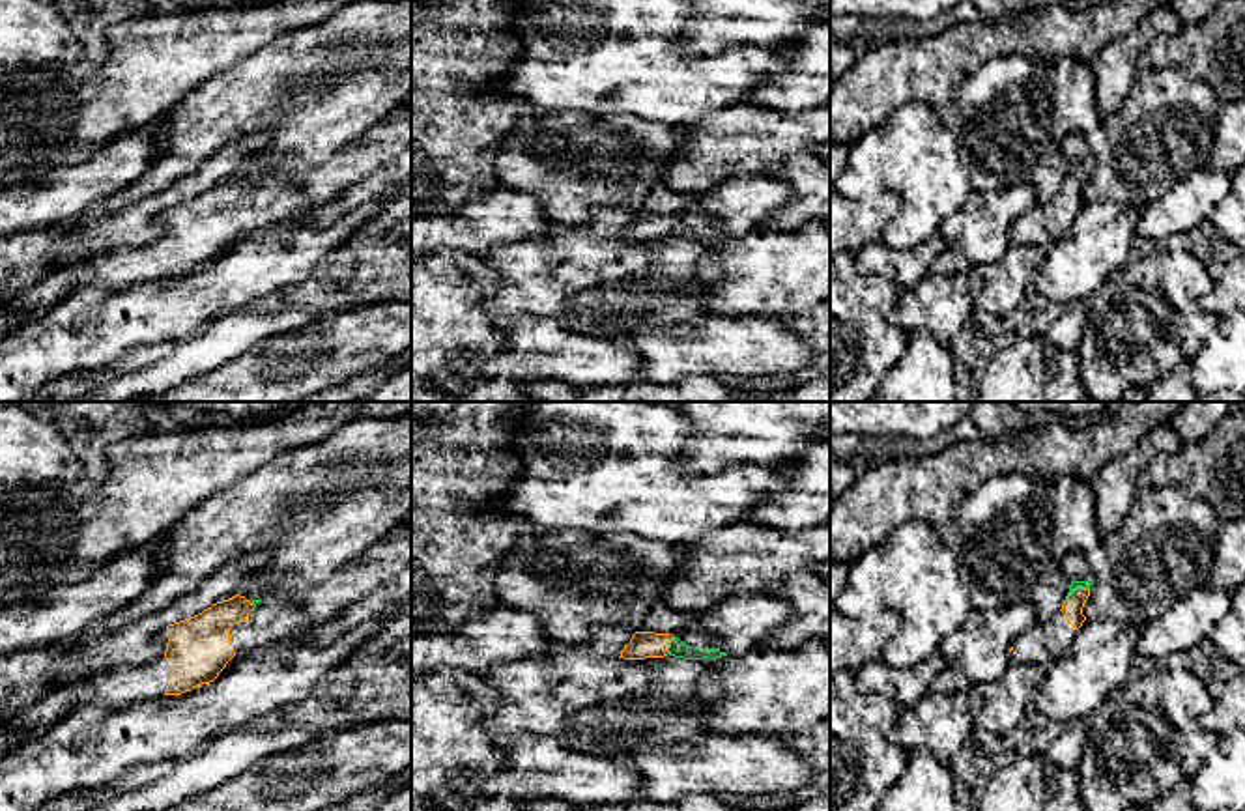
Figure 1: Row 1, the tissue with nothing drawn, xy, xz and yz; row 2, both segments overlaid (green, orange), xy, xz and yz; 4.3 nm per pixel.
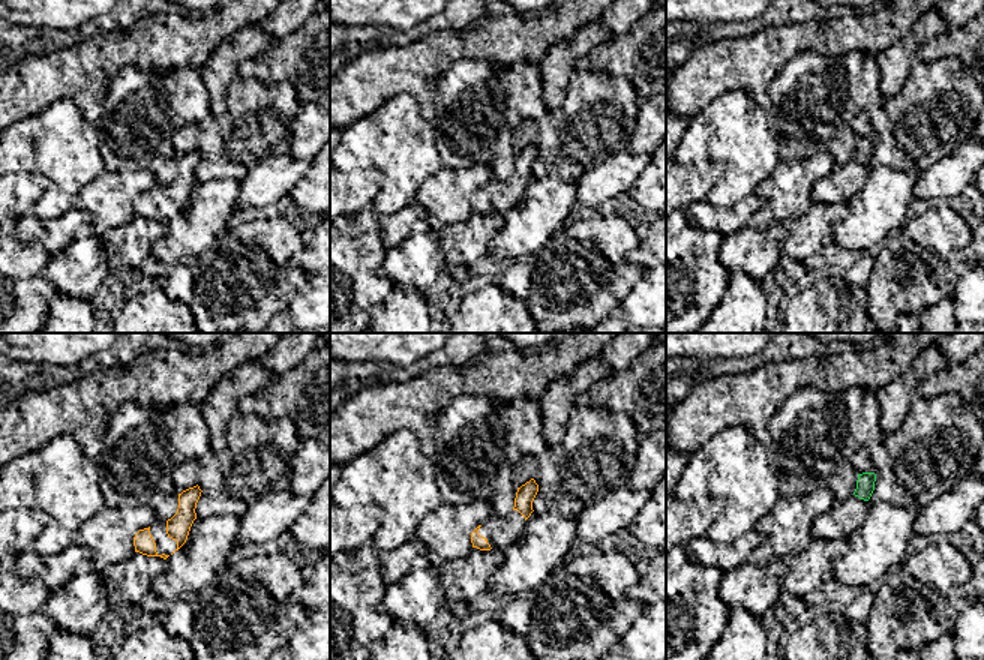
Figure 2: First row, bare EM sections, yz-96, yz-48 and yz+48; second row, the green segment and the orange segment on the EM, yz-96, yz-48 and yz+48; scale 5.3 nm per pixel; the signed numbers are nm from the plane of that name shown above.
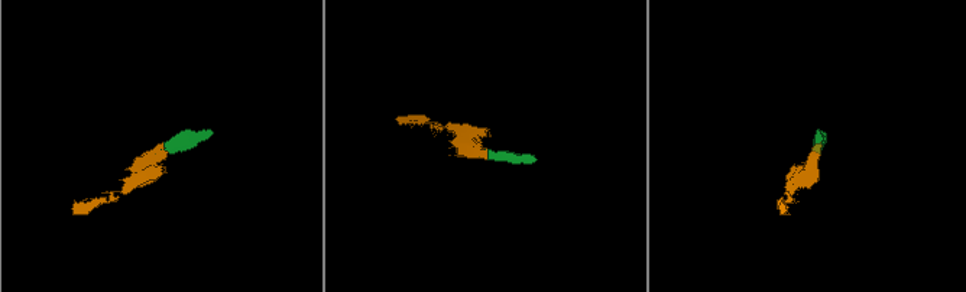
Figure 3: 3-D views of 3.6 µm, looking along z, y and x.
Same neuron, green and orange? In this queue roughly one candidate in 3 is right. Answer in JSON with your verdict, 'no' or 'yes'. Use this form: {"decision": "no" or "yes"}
{"decision": "yes"}

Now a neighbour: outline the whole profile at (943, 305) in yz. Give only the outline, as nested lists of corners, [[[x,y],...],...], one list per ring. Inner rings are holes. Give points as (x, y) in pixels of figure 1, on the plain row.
[[[963,267],[953,275],[927,273],[914,288],[897,295],[895,321],[905,333],[927,331],[942,346],[966,331],[974,312],[978,275]]]

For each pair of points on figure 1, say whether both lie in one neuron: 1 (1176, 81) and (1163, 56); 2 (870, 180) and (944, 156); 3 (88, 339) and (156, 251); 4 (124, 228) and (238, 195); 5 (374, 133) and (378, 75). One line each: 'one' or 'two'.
1: two
2: one
3: two
4: two
5: two

